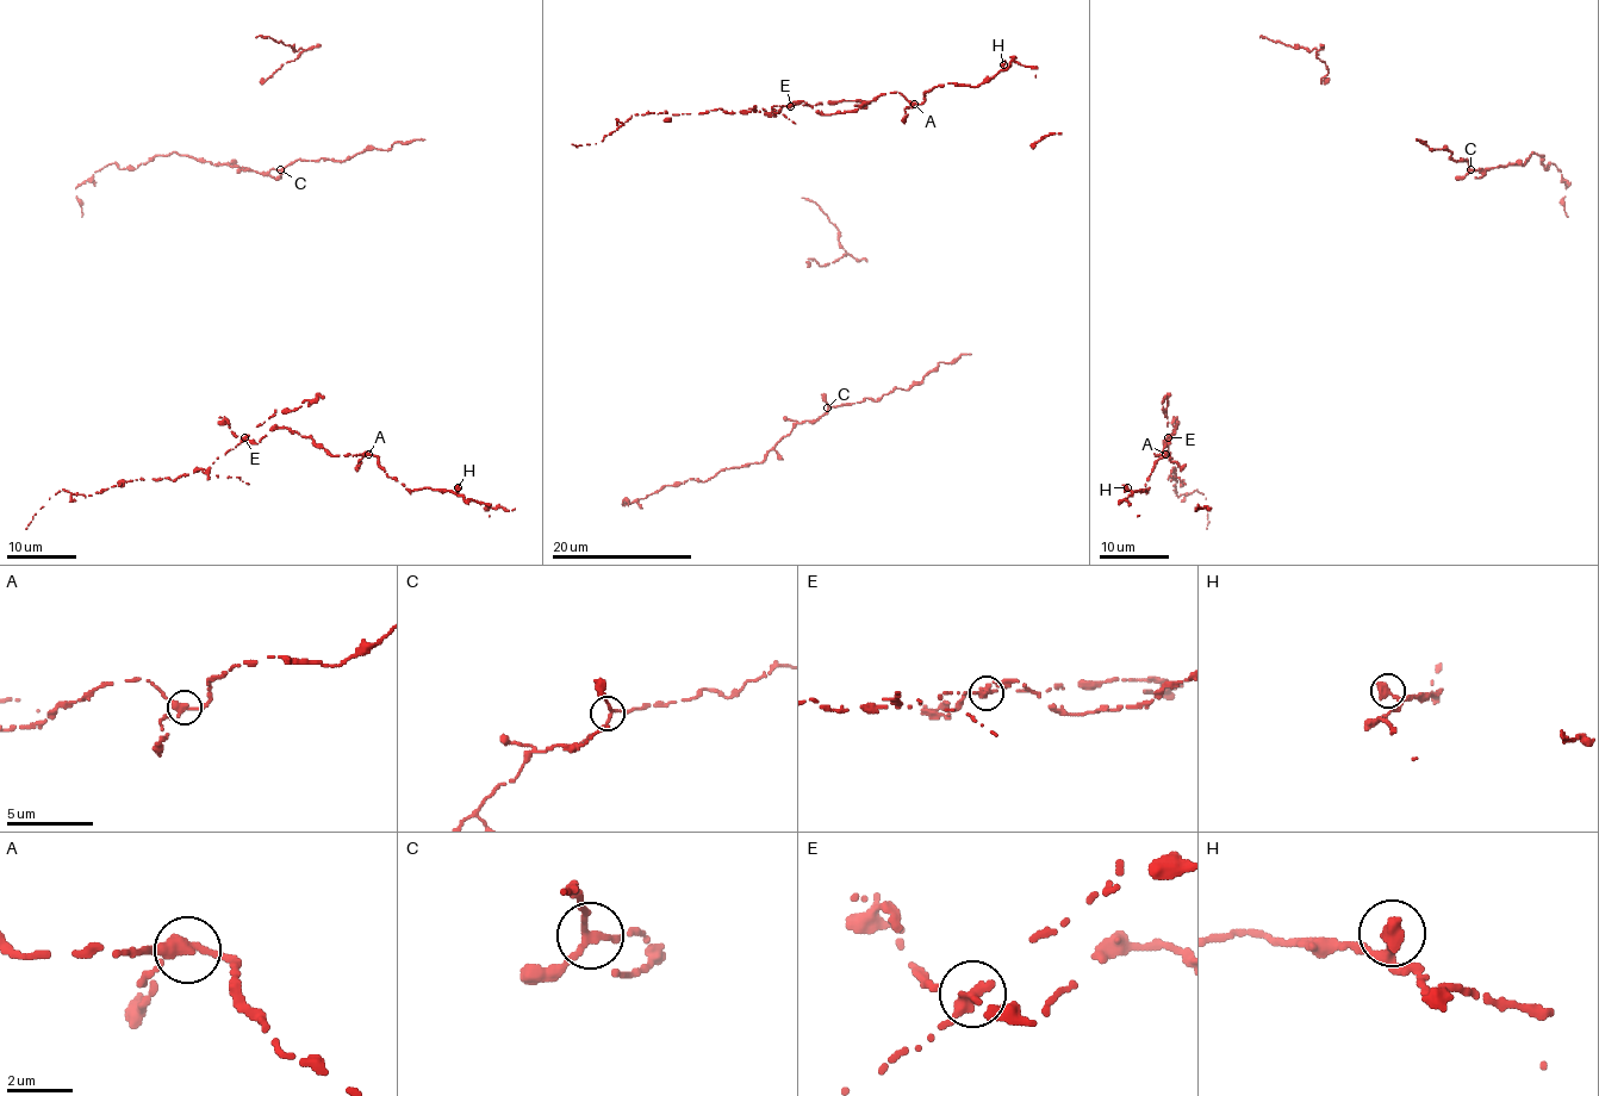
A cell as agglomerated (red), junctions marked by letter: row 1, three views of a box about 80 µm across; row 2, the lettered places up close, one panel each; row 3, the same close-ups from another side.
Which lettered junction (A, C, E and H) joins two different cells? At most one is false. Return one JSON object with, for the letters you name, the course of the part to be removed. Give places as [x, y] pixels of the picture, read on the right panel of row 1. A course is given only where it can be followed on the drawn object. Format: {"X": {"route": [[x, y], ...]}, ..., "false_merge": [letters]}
{"E": {"route": [[1168, 437], [1175, 474], [1171, 480], [1180, 480], [1175, 484], [1176, 494], [1198, 490], [1206, 498], [1206, 528]]}, "false_merge": ["E"]}

